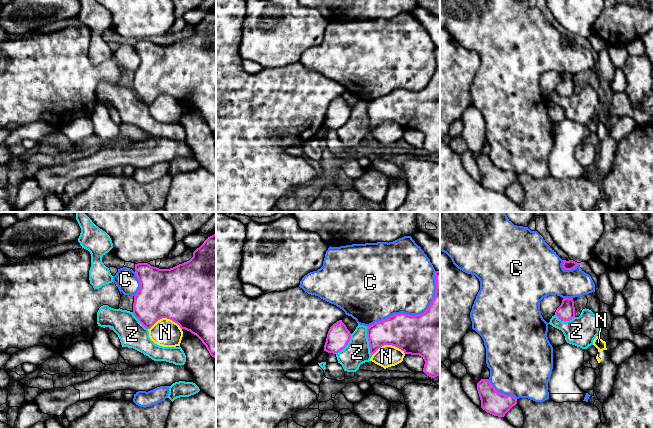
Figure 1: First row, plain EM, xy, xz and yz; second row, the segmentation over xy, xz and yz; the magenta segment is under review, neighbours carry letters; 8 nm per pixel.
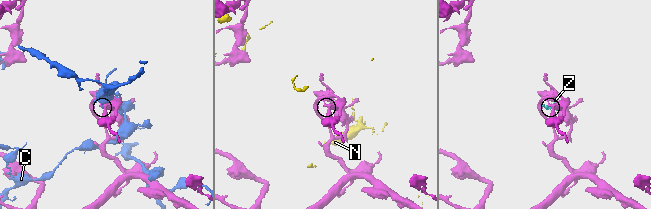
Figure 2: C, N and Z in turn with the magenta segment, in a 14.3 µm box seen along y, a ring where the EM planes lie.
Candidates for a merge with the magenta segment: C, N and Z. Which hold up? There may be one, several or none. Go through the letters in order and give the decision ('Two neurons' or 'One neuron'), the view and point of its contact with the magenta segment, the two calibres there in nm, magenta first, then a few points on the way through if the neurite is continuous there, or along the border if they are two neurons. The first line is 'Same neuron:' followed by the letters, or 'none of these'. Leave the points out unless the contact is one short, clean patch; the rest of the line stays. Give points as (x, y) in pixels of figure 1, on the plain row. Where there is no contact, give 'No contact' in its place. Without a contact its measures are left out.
Same neuron: none of these
C: Two neurons. Touches magenta at xz (415, 91). Thickness 440 nm (magenta) against 440 nm
N: Two neurons. Touches magenta at xz (387, 120). Thickness 320 nm (magenta) against 170 nm
Z: Two neurons. Touches magenta at xz (369, 118). Thickness 260 nm (magenta) against 200 nm

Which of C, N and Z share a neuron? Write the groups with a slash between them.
C / N / Z

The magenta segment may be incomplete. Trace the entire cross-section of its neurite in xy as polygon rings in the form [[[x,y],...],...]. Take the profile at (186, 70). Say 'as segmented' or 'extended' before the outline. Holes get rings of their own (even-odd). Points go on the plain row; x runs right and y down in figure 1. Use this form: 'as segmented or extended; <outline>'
as segmented; [[[216,9],[208,13],[187,38],[170,45],[138,39],[135,49],[140,64],[134,72],[133,90],[139,98],[150,105],[158,96],[170,95],[196,111],[216,134]]]

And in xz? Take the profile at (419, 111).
as segmented; [[[440,47],[435,48],[435,73],[429,84],[420,91],[394,90],[376,98],[367,104],[370,129],[372,131],[384,121],[392,121],[401,125],[405,130],[419,131],[424,137],[423,148],[435,154],[440,152]]]

